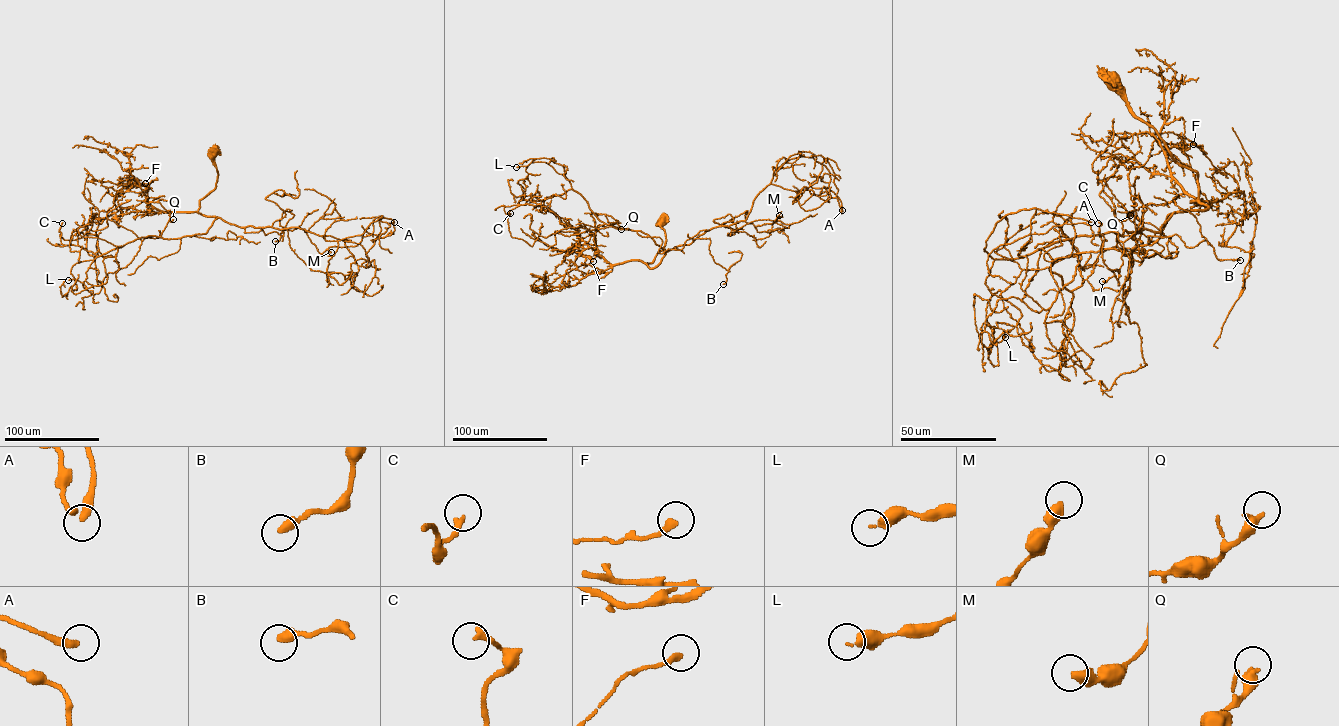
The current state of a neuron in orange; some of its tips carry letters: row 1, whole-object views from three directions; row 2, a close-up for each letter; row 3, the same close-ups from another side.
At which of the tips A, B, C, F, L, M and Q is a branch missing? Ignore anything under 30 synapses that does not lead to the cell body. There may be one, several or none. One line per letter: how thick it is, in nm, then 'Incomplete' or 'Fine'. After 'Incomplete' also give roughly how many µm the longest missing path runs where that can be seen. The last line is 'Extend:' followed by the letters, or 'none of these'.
A: Thickness 320 nm. Incomplete. Missing length about 90 µm
B: Thickness 360 nm. Fine
C: Thickness 240 nm. Fine
F: Thickness 280 nm. Fine
L: Thickness 280 nm. Fine
M: Thickness 480 nm. Fine
Q: Thickness 380 nm. Incomplete. Missing length about 70 µm
Extend: A, Q

